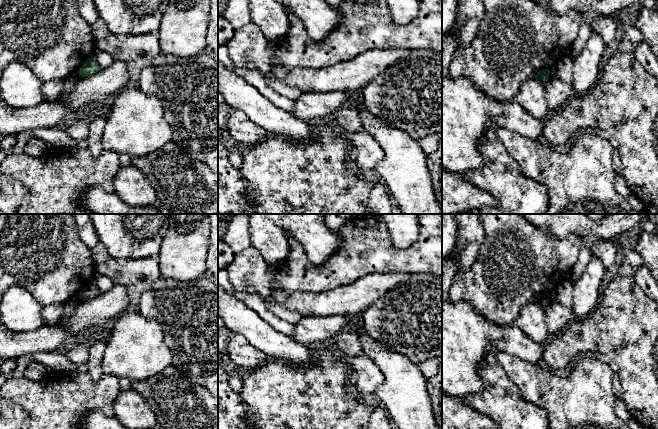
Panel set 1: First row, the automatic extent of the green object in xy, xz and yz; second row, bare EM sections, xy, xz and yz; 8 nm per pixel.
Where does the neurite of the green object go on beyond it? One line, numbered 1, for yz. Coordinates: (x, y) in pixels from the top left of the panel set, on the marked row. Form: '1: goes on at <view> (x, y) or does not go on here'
1: does not go on here

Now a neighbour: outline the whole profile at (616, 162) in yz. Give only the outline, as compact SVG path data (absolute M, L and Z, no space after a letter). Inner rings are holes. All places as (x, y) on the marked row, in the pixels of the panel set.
M617 148L612 150L612 167L616 174L620 174L622 163Z

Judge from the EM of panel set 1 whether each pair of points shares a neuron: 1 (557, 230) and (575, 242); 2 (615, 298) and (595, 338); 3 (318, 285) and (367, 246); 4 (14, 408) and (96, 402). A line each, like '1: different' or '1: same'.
1: different
2: same
3: same
4: different

